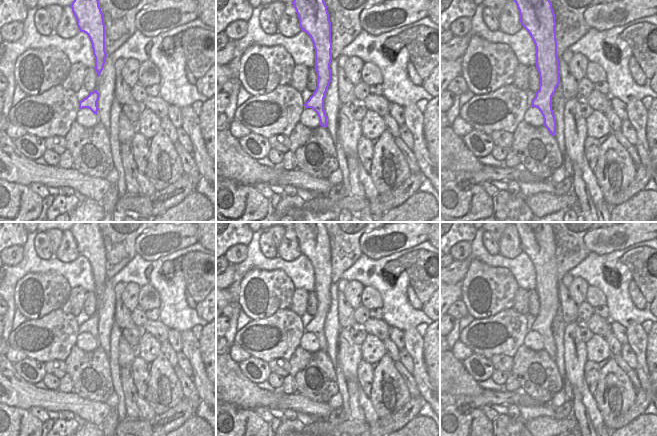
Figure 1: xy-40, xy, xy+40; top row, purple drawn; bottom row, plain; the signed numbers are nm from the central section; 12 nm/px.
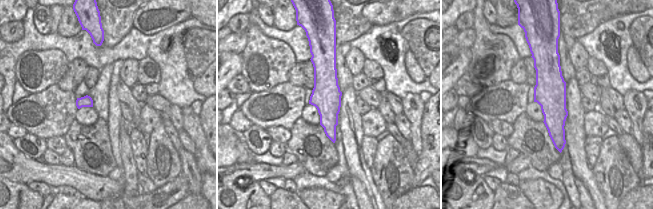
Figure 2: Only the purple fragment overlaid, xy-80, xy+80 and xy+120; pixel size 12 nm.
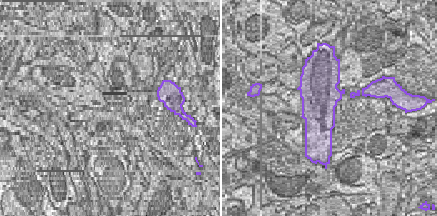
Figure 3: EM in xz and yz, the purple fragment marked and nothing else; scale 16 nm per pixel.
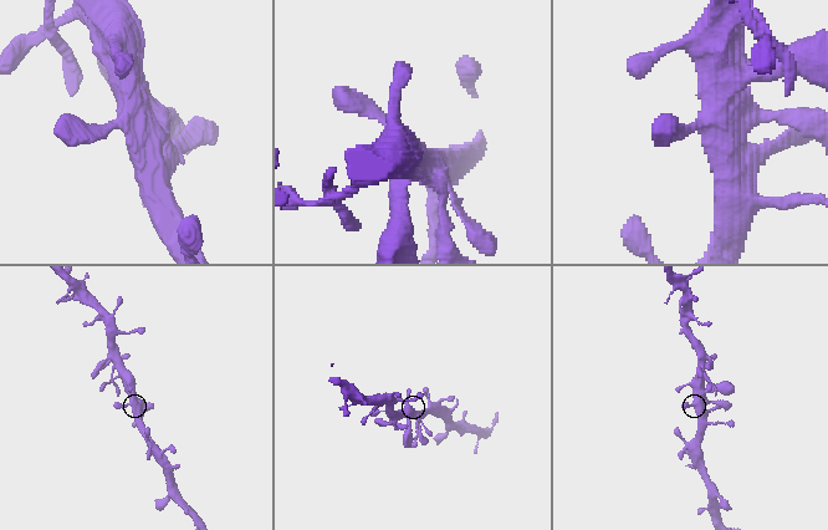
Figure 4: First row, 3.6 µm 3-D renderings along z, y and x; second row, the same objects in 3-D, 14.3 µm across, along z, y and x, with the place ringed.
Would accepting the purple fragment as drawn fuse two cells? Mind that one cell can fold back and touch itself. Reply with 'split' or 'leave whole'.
leave whole

